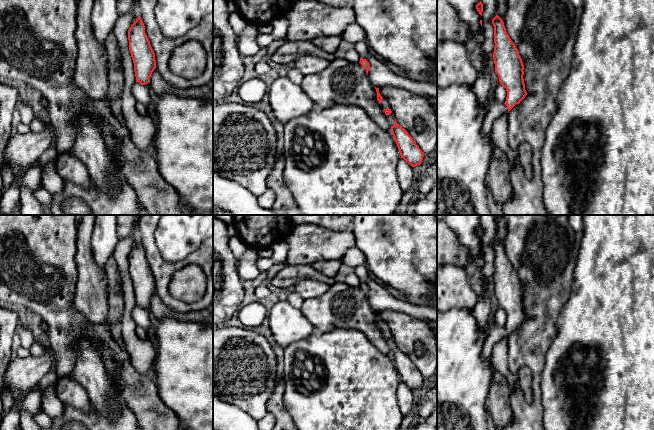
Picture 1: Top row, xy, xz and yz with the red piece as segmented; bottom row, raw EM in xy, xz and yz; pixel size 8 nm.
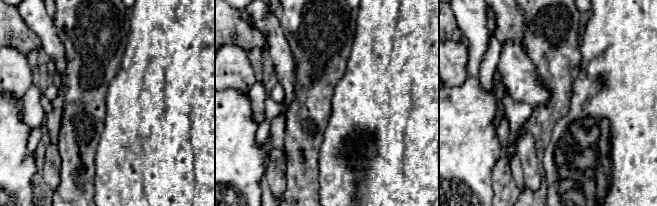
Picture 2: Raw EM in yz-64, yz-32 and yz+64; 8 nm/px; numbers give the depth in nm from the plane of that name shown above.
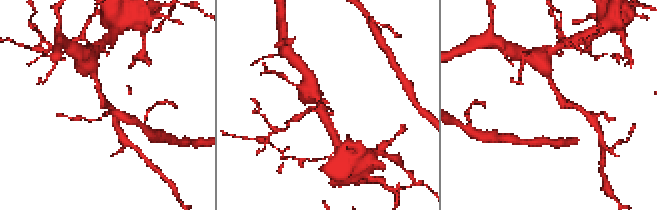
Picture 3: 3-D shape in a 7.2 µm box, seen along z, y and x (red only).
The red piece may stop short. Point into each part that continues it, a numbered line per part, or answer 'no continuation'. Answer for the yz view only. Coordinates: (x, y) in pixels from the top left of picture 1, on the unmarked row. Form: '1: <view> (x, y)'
1: yz (495, 333)

